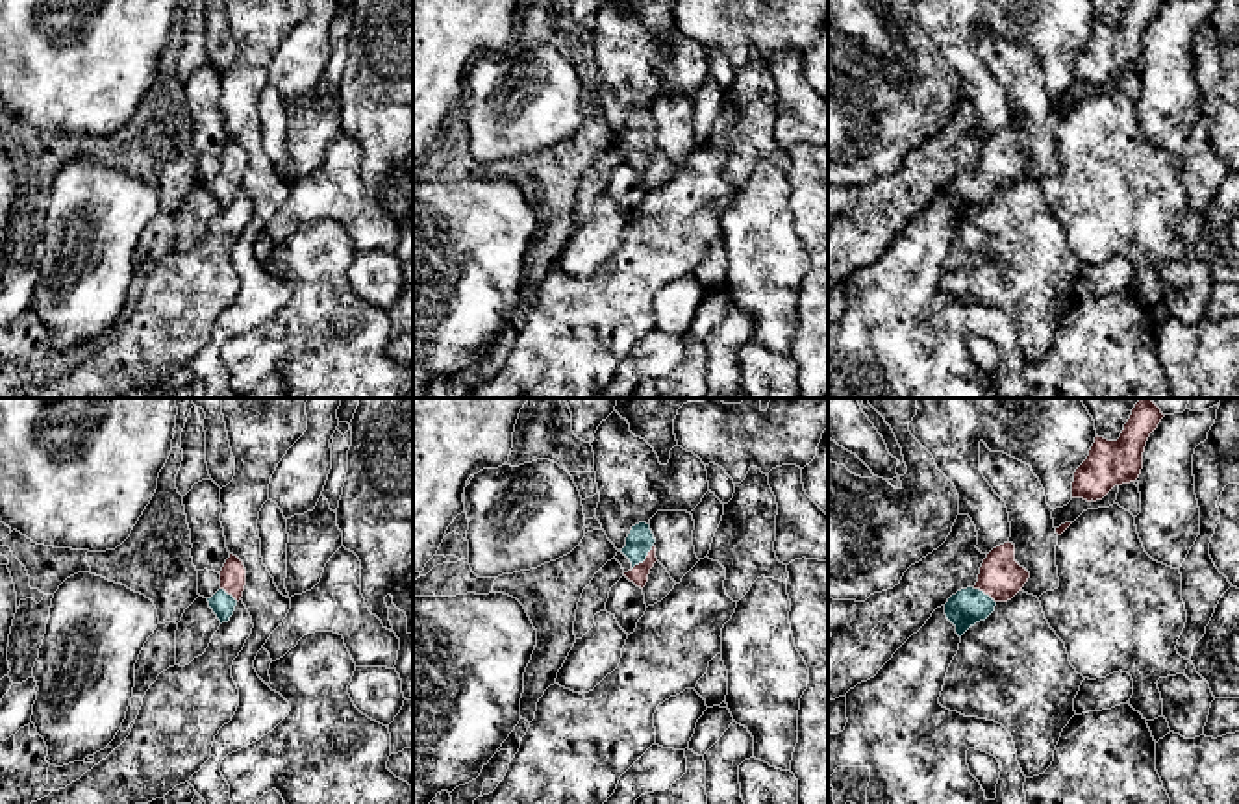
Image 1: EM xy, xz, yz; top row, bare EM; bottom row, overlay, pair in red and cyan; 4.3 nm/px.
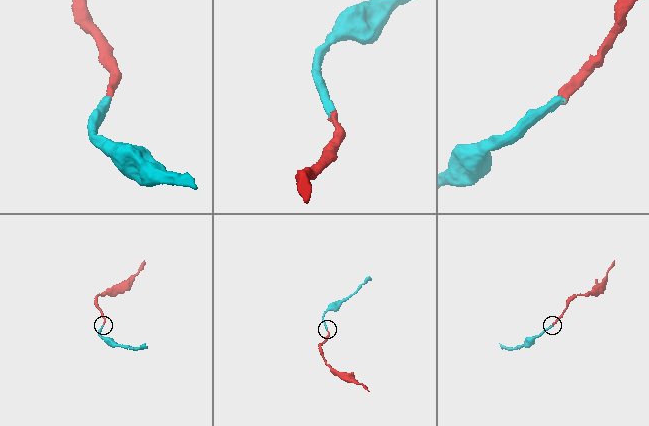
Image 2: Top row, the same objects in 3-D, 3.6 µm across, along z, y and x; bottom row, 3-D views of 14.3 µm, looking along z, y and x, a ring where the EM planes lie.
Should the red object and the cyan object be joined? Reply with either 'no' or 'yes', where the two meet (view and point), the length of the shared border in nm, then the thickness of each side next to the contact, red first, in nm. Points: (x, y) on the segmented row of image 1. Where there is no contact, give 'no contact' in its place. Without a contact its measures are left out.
yes; meets red in xz at (647, 558); contact 140 nm long; 80 nm thick on the red side, 120 nm on the other

